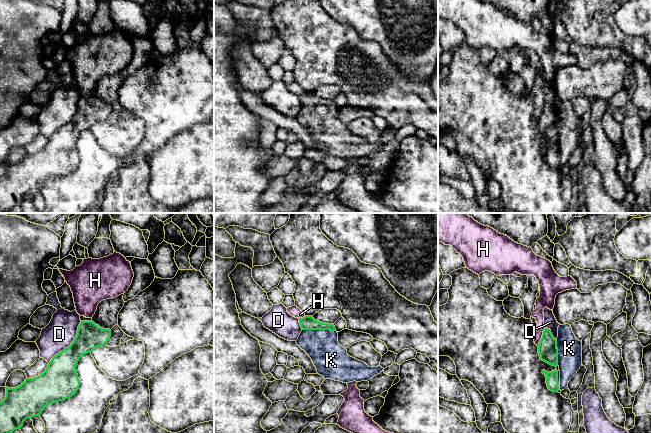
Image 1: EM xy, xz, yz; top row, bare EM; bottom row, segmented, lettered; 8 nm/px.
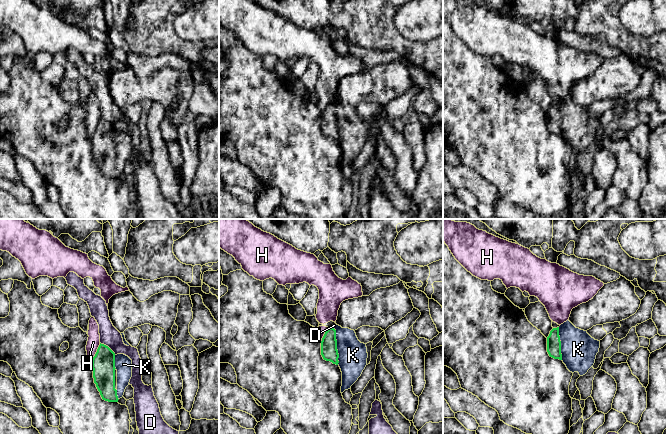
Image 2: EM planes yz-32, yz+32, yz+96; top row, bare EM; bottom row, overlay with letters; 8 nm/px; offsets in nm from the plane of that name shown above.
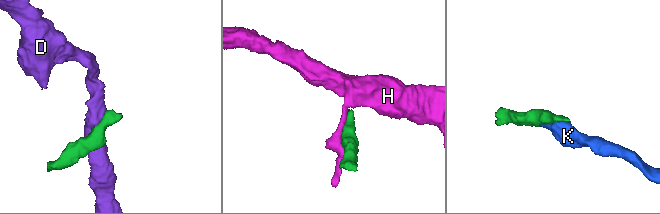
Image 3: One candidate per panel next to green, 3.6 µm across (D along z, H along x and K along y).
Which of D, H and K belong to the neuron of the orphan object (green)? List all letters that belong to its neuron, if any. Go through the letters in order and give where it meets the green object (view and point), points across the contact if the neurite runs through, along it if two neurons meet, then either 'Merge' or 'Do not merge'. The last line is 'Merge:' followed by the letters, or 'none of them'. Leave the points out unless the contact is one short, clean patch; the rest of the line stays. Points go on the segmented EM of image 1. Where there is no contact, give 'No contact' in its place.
D: Touches green at xy (71, 344). Do not merge
H: Touches green at yz (542, 337). Do not merge
K: Touches green at xz (319, 328). Merge
Merge: K

